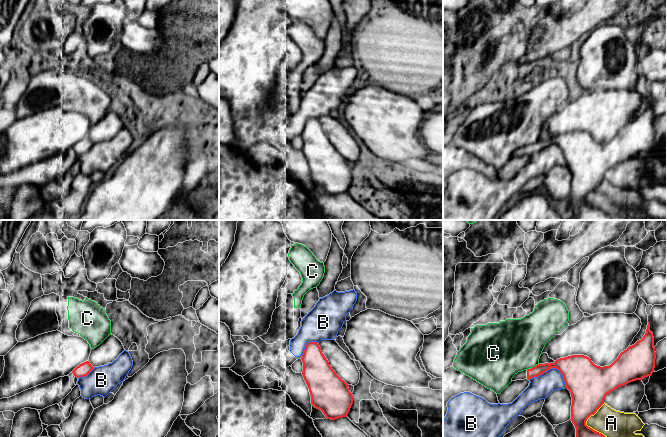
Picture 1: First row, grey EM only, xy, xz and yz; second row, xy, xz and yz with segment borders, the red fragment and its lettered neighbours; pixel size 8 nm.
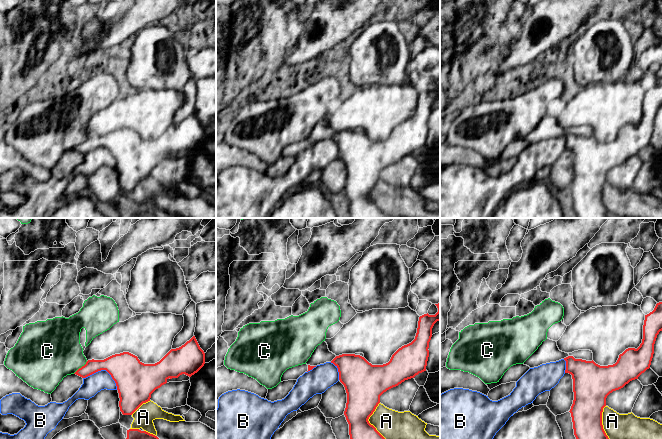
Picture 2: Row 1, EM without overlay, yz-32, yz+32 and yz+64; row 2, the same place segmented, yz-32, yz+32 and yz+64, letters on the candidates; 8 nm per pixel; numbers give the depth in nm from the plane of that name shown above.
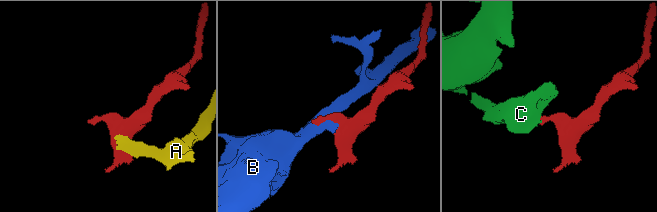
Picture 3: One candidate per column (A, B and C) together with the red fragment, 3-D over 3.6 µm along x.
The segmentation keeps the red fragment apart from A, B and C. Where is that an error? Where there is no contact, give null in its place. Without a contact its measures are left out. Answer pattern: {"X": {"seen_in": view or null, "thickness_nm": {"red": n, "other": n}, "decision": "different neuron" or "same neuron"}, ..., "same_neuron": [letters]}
{"A": {"seen_in": "yz", "thickness_nm": {"red": 260, "other": 240}, "decision": "different neuron"}, "B": {"seen_in": "yz", "thickness_nm": {"red": 280, "other": 190}, "decision": "different neuron"}, "C": {"seen_in": "yz", "thickness_nm": {"red": 140, "other": 440}, "decision": "different neuron"}, "same_neuron": []}

